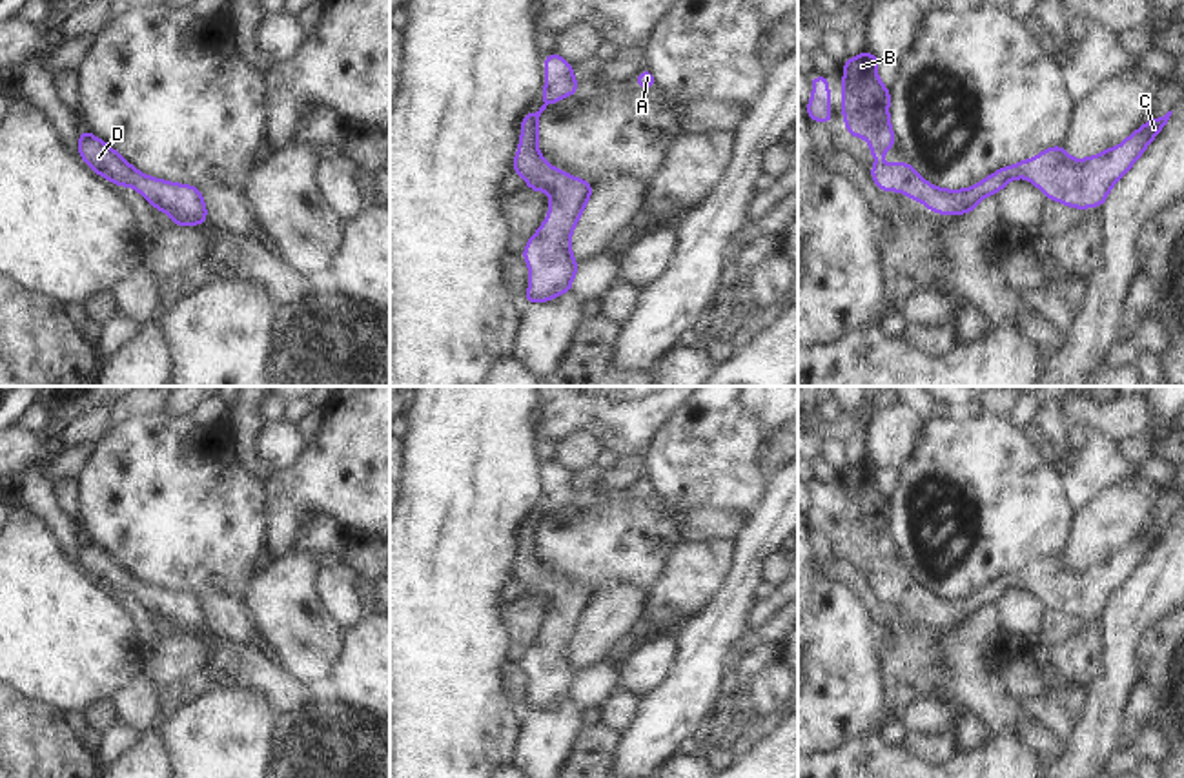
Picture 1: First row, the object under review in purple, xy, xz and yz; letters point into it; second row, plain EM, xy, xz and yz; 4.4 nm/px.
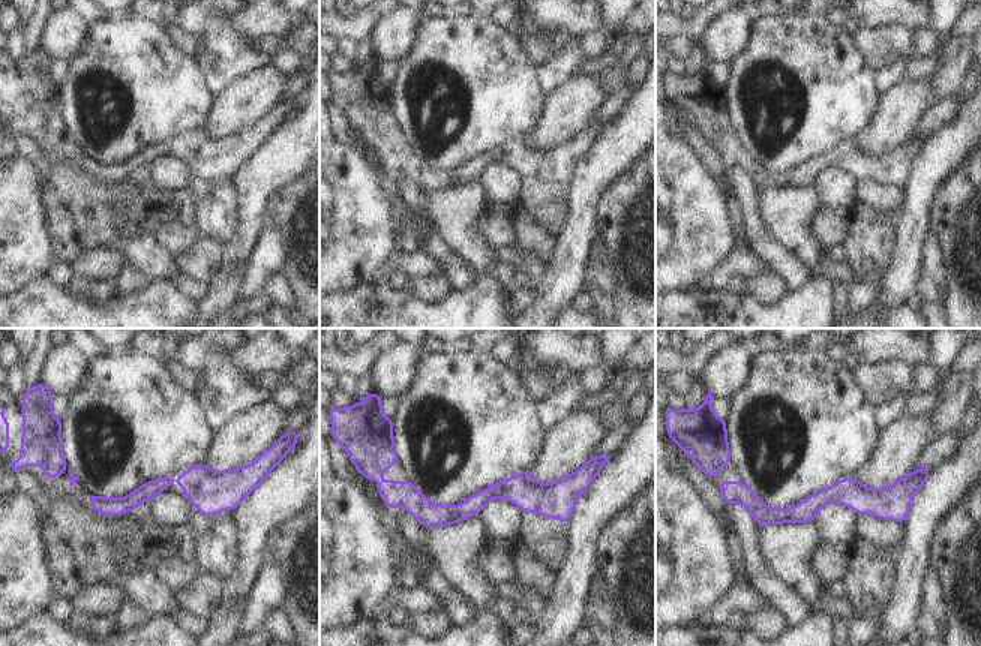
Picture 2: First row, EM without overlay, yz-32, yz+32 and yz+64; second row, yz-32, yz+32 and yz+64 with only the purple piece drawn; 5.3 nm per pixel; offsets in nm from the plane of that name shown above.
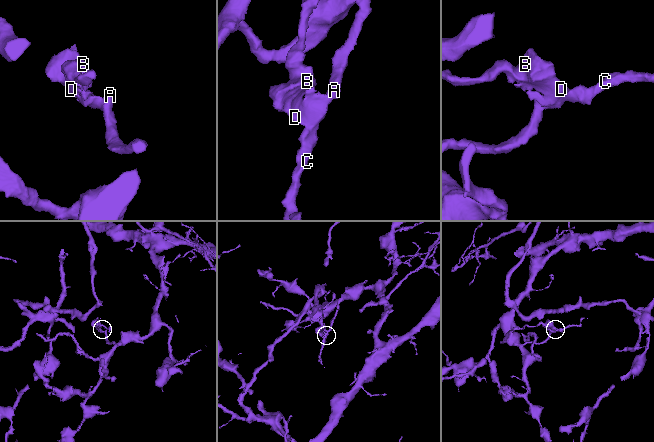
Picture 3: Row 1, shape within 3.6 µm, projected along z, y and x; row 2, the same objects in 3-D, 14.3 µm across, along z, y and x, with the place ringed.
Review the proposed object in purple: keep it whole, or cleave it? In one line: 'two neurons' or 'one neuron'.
one neuron

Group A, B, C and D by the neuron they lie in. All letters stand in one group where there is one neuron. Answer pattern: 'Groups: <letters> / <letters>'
Groups: A B C D

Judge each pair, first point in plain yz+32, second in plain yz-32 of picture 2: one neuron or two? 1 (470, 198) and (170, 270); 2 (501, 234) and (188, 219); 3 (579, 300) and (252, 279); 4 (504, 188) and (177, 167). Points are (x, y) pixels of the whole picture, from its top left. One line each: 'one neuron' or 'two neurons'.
1: one neuron
2: two neurons
3: two neurons
4: one neuron

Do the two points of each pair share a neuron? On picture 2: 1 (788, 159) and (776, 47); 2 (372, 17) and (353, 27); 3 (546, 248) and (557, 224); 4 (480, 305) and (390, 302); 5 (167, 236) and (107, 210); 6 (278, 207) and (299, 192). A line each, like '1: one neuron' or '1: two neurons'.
1: one neuron
2: one neuron
3: two neurons
4: one neuron
5: two neurons
6: one neuron

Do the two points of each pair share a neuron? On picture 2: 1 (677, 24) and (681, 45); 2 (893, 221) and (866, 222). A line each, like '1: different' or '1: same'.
1: different
2: different

